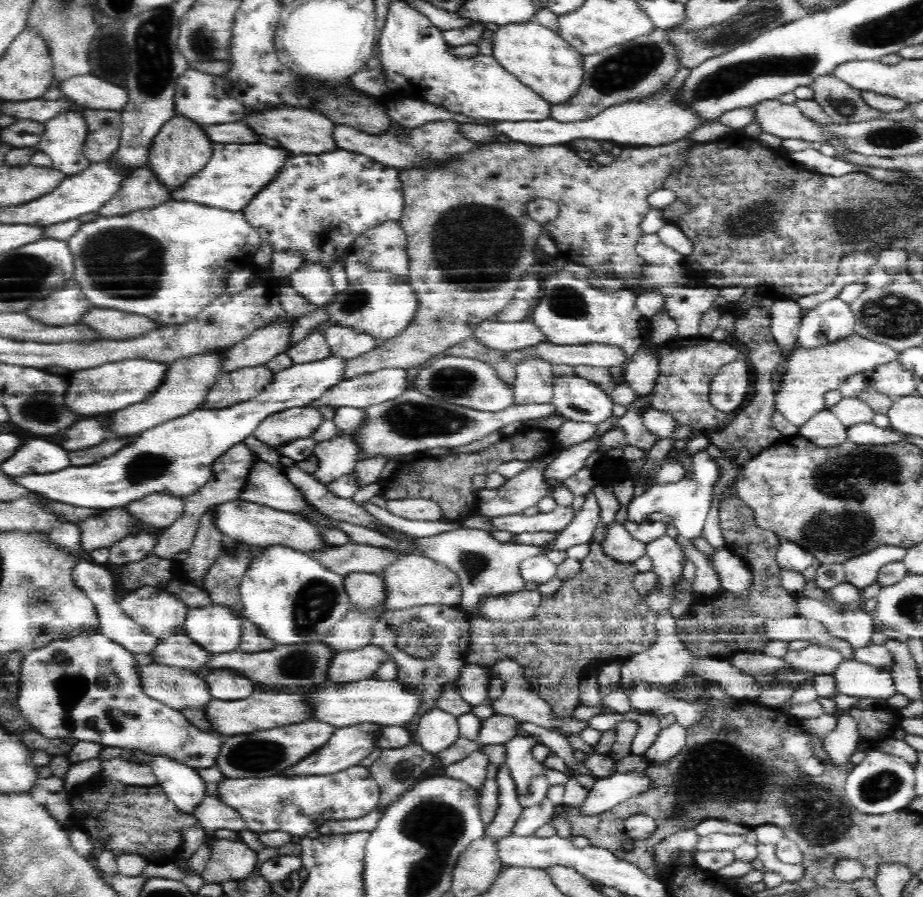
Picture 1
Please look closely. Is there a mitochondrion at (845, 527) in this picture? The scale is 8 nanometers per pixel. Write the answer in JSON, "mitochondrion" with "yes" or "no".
{"mitochondrion":"yes"}

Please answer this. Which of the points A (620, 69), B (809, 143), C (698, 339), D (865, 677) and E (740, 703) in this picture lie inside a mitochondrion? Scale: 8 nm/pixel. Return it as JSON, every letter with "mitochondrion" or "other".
{"A":"mitochondrion","B":"other","C":"other","D":"other","E":"other"}

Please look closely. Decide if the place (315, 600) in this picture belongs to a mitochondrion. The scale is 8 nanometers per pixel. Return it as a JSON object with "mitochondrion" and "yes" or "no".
{"mitochondrion":"yes"}

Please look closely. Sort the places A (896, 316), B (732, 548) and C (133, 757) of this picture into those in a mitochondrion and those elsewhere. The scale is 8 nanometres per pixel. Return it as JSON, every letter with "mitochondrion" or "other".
{"A":"mitochondrion","B":"other","C":"other"}

